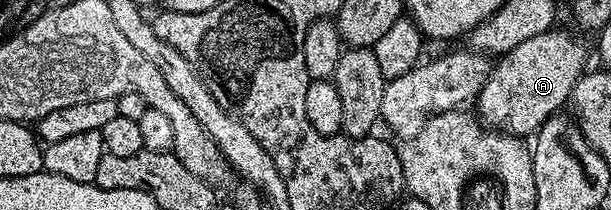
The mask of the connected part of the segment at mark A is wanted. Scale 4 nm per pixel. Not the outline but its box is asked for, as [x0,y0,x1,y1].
[475,30,586,137]

